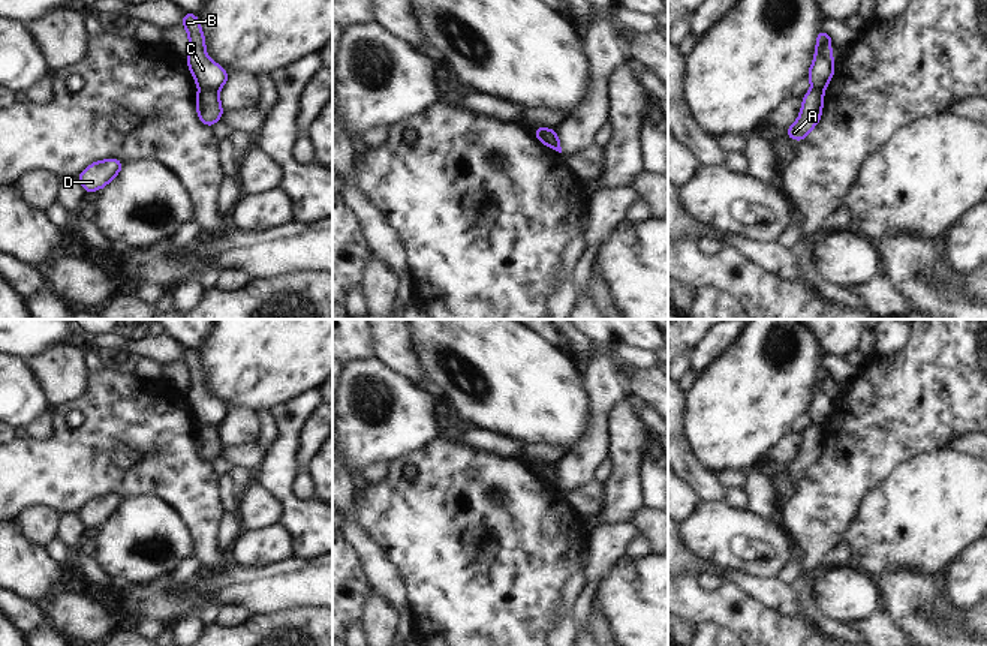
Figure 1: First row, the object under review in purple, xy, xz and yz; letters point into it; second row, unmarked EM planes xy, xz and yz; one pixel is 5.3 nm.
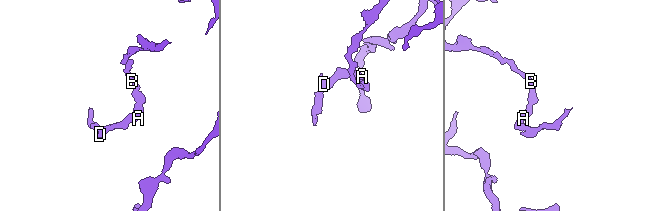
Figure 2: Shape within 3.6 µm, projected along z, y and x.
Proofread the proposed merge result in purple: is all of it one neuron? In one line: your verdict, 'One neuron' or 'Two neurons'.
Two neurons

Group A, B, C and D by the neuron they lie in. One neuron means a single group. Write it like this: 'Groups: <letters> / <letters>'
Groups: A D / B C

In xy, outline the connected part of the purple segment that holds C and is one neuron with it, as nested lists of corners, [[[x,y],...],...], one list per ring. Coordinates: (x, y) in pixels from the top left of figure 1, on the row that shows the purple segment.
[[[184,12],[181,24],[187,30],[190,42],[190,52],[186,61],[195,82],[201,90],[217,93],[226,84],[229,73],[220,64],[208,58],[199,16]]]

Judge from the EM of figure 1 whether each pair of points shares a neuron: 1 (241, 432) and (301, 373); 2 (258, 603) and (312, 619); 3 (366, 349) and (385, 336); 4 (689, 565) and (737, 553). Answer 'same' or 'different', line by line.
1: different
2: different
3: different
4: different

